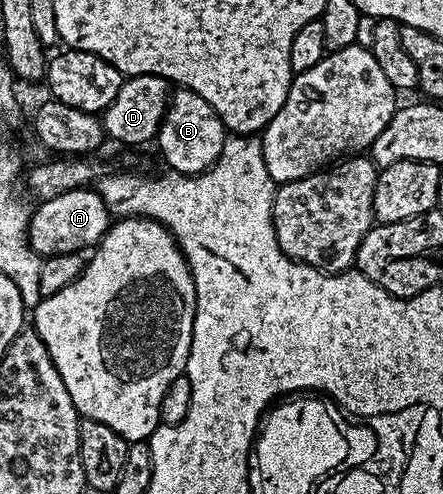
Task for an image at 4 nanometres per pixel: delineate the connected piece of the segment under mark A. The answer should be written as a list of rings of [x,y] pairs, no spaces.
[[[84,188],[65,192],[65,196],[53,196],[48,202],[39,202],[27,225],[27,238],[43,258],[52,258],[54,254],[78,254],[86,251],[86,246],[98,247],[107,234],[108,225],[107,205],[98,189]]]

